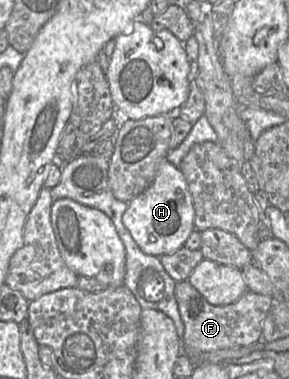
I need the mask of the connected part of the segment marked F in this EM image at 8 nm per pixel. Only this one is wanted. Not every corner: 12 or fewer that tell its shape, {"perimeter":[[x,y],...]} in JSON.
{"perimeter":[[187,280],[174,294],[182,347],[202,352],[259,342],[272,297],[247,290],[208,303]]}

